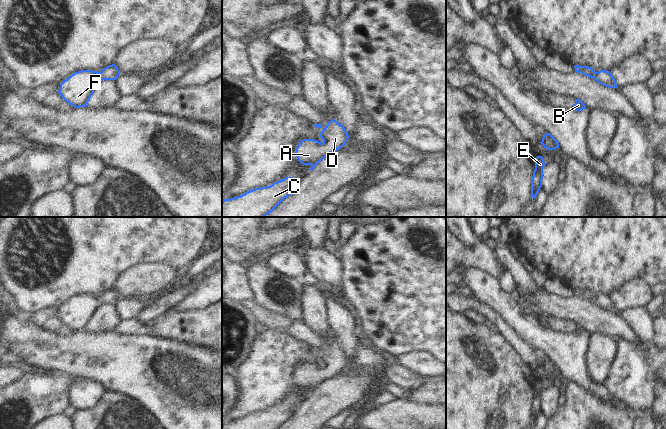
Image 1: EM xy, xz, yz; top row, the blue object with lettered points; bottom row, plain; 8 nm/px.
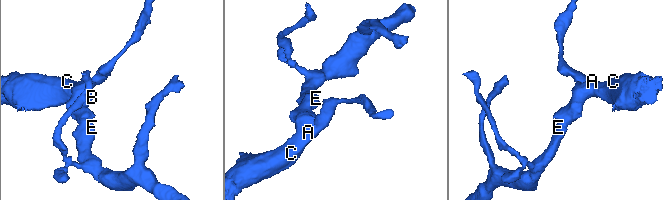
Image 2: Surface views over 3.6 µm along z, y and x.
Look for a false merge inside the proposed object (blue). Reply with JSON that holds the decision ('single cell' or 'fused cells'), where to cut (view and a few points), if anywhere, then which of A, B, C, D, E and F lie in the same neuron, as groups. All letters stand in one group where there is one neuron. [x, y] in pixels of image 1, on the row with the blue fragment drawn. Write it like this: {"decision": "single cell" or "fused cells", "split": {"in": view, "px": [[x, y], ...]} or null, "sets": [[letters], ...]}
{"decision": "single cell", "split": null, "sets": [["A", "B", "C", "D", "E", "F"]]}

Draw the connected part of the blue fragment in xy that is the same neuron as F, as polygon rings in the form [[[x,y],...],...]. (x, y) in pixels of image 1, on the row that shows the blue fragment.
[[[115,64],[103,68],[100,72],[81,70],[63,81],[58,93],[73,107],[85,107],[95,88],[103,80],[116,80],[119,75],[120,71]]]

